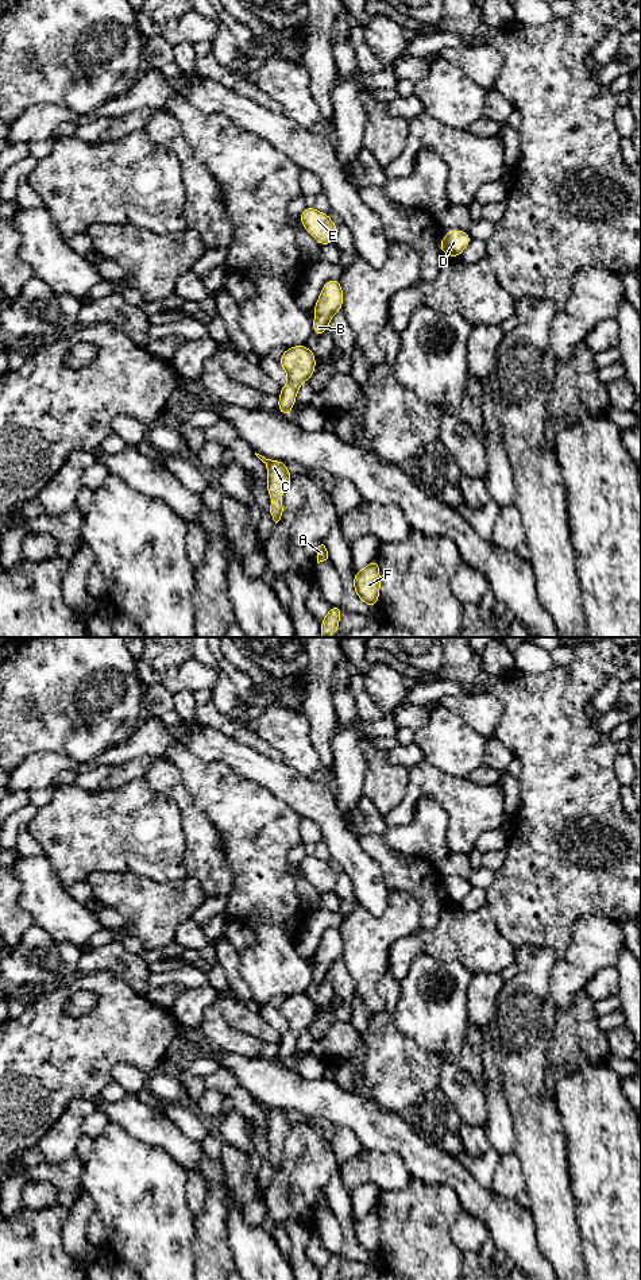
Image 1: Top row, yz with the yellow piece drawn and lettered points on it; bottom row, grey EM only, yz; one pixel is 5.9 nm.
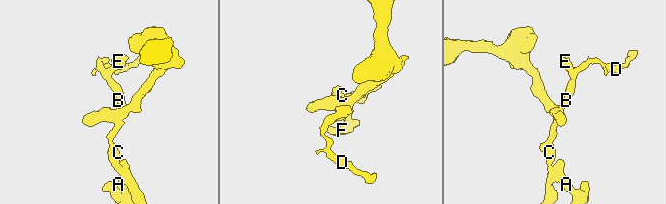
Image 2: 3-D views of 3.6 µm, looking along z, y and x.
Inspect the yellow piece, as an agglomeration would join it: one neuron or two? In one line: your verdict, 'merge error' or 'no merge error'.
no merge error

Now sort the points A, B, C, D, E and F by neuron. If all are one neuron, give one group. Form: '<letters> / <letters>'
A B C D E F

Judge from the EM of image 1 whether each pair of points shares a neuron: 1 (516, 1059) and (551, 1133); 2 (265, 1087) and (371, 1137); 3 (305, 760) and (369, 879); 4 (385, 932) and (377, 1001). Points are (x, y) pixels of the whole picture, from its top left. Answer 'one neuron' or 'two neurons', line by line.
1: one neuron
2: one neuron
3: two neurons
4: one neuron

